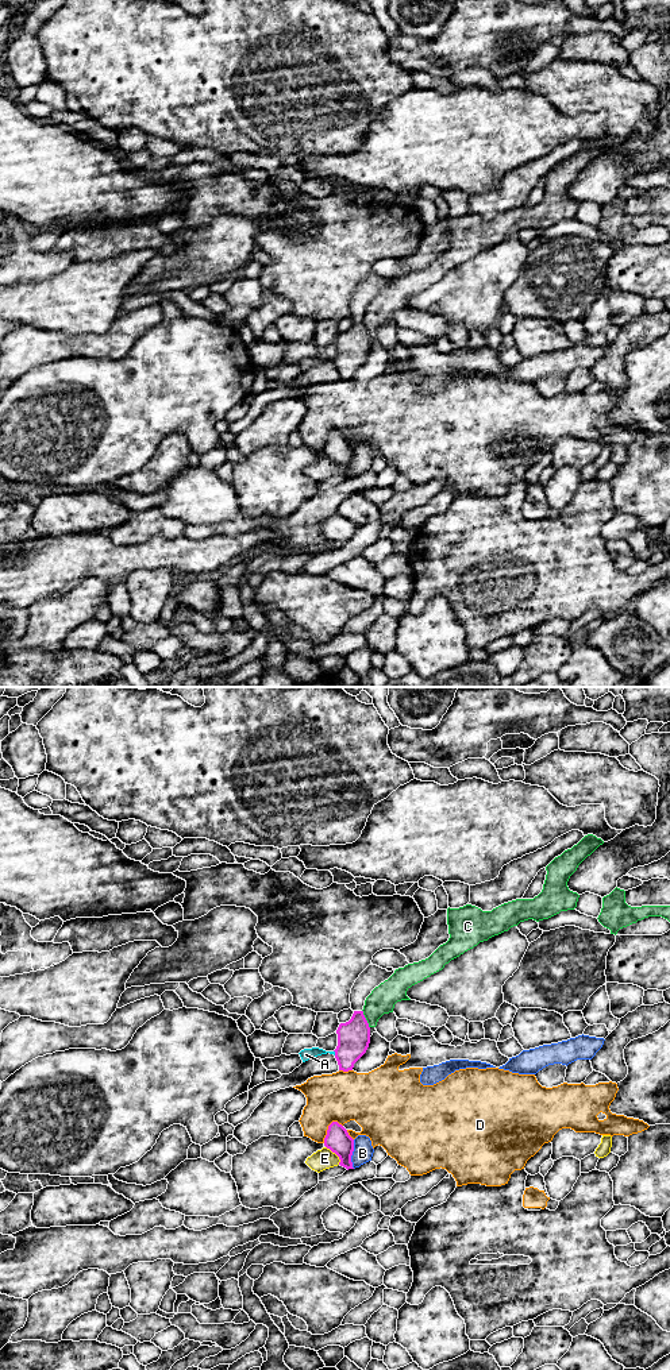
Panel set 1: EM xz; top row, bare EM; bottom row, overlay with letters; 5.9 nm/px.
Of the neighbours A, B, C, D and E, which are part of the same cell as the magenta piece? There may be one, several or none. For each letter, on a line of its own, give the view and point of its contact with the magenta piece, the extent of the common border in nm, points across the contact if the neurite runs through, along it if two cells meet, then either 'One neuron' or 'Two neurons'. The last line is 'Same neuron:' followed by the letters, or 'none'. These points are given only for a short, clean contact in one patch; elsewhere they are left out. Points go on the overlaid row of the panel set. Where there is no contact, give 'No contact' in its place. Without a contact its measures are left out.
A: Touches magenta at xz (335, 1053). Shared border 30 nm. Boundary: xz (334, 1050), (335, 1054). Two neurons
B: Touches magenta at xz (351, 1154). Shared border 180 nm. Two neurons
C: Touches magenta at xz (365, 1019). Shared border 120 nm. Boundary: xz (362, 1010), (369, 1027). Two neurons
D: Touches magenta at xz (328, 1129). Shared border 160 nm. Two neurons
E: Touches magenta at xz (335, 1153). Shared border 140 nm. Boundary: xz (326, 1146), (338, 1157), (339, 1164). Two neurons
Same neuron: none

